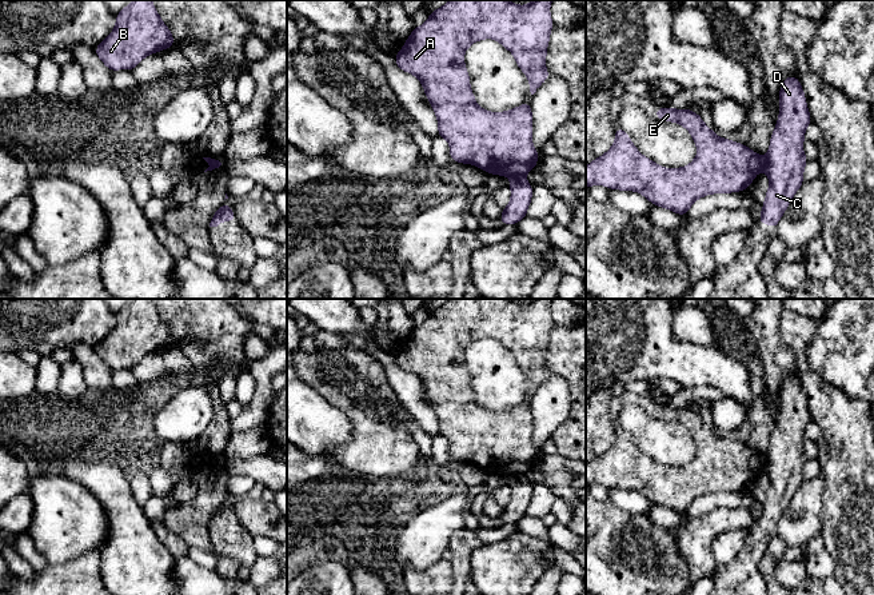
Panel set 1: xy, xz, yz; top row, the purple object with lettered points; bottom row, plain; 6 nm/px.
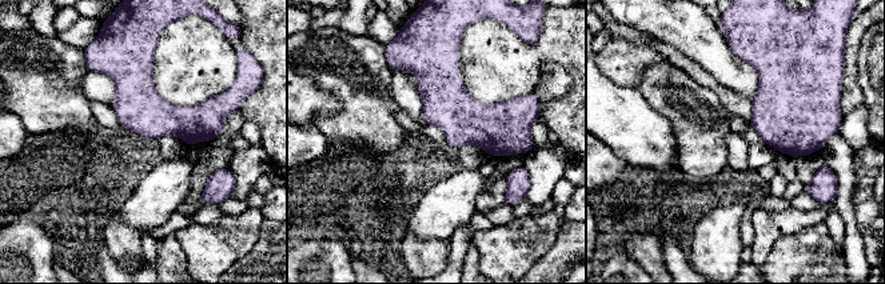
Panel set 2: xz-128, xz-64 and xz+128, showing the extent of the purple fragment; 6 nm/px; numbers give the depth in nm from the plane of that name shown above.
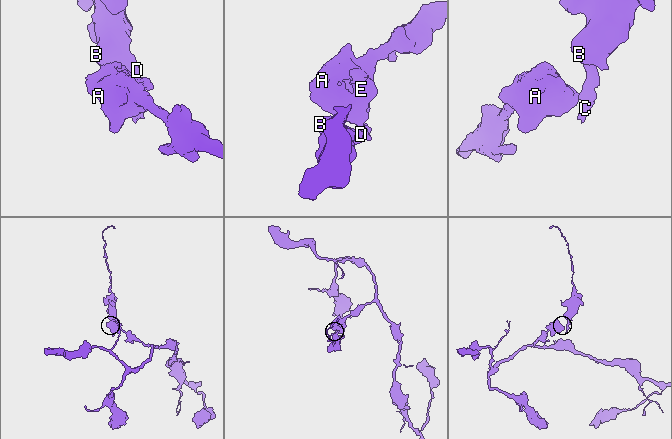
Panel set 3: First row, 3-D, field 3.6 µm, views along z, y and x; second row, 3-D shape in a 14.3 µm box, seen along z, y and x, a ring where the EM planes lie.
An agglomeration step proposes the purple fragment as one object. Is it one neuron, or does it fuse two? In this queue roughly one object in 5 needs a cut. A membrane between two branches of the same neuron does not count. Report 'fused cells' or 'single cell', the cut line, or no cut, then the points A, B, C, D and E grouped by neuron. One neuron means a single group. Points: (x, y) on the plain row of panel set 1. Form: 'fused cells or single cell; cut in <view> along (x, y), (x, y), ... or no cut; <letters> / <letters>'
fused cells; cut in xz along (522, 474), (511, 478); A E / B C D

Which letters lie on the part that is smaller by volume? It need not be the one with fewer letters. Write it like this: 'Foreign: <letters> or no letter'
Foreign: B, C, D

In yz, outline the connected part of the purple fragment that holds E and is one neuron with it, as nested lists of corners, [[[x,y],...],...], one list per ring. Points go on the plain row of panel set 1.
[[[657,407],[655,416],[683,424],[694,438],[698,448],[697,456],[682,467],[663,467],[643,455],[630,435],[616,426],[612,446],[586,466],[586,486],[600,483],[610,488],[639,491],[655,506],[686,515],[694,500],[706,494],[746,490],[762,468],[763,458],[757,451],[745,443],[717,435],[694,410]]]

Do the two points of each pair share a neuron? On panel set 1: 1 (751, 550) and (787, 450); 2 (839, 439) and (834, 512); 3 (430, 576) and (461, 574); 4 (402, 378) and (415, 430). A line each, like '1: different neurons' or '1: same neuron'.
1: same neuron
2: same neuron
3: different neurons
4: different neurons

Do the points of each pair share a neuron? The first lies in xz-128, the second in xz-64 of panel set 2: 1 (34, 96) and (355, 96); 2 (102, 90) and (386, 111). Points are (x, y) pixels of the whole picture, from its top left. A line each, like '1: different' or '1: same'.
1: same
2: different

